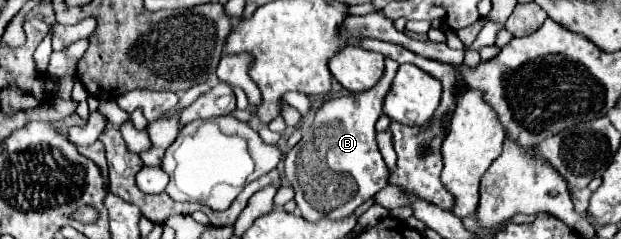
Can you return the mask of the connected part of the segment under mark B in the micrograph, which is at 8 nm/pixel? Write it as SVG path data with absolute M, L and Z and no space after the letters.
M386 59L386 73L372 91L326 101L316 111L310 129L286 153L284 177L294 187L294 201L306 221L316 223L320 219L344 219L388 185L390 171L378 151L374 125L382 115L384 97L392 87L396 69L398 63Z

